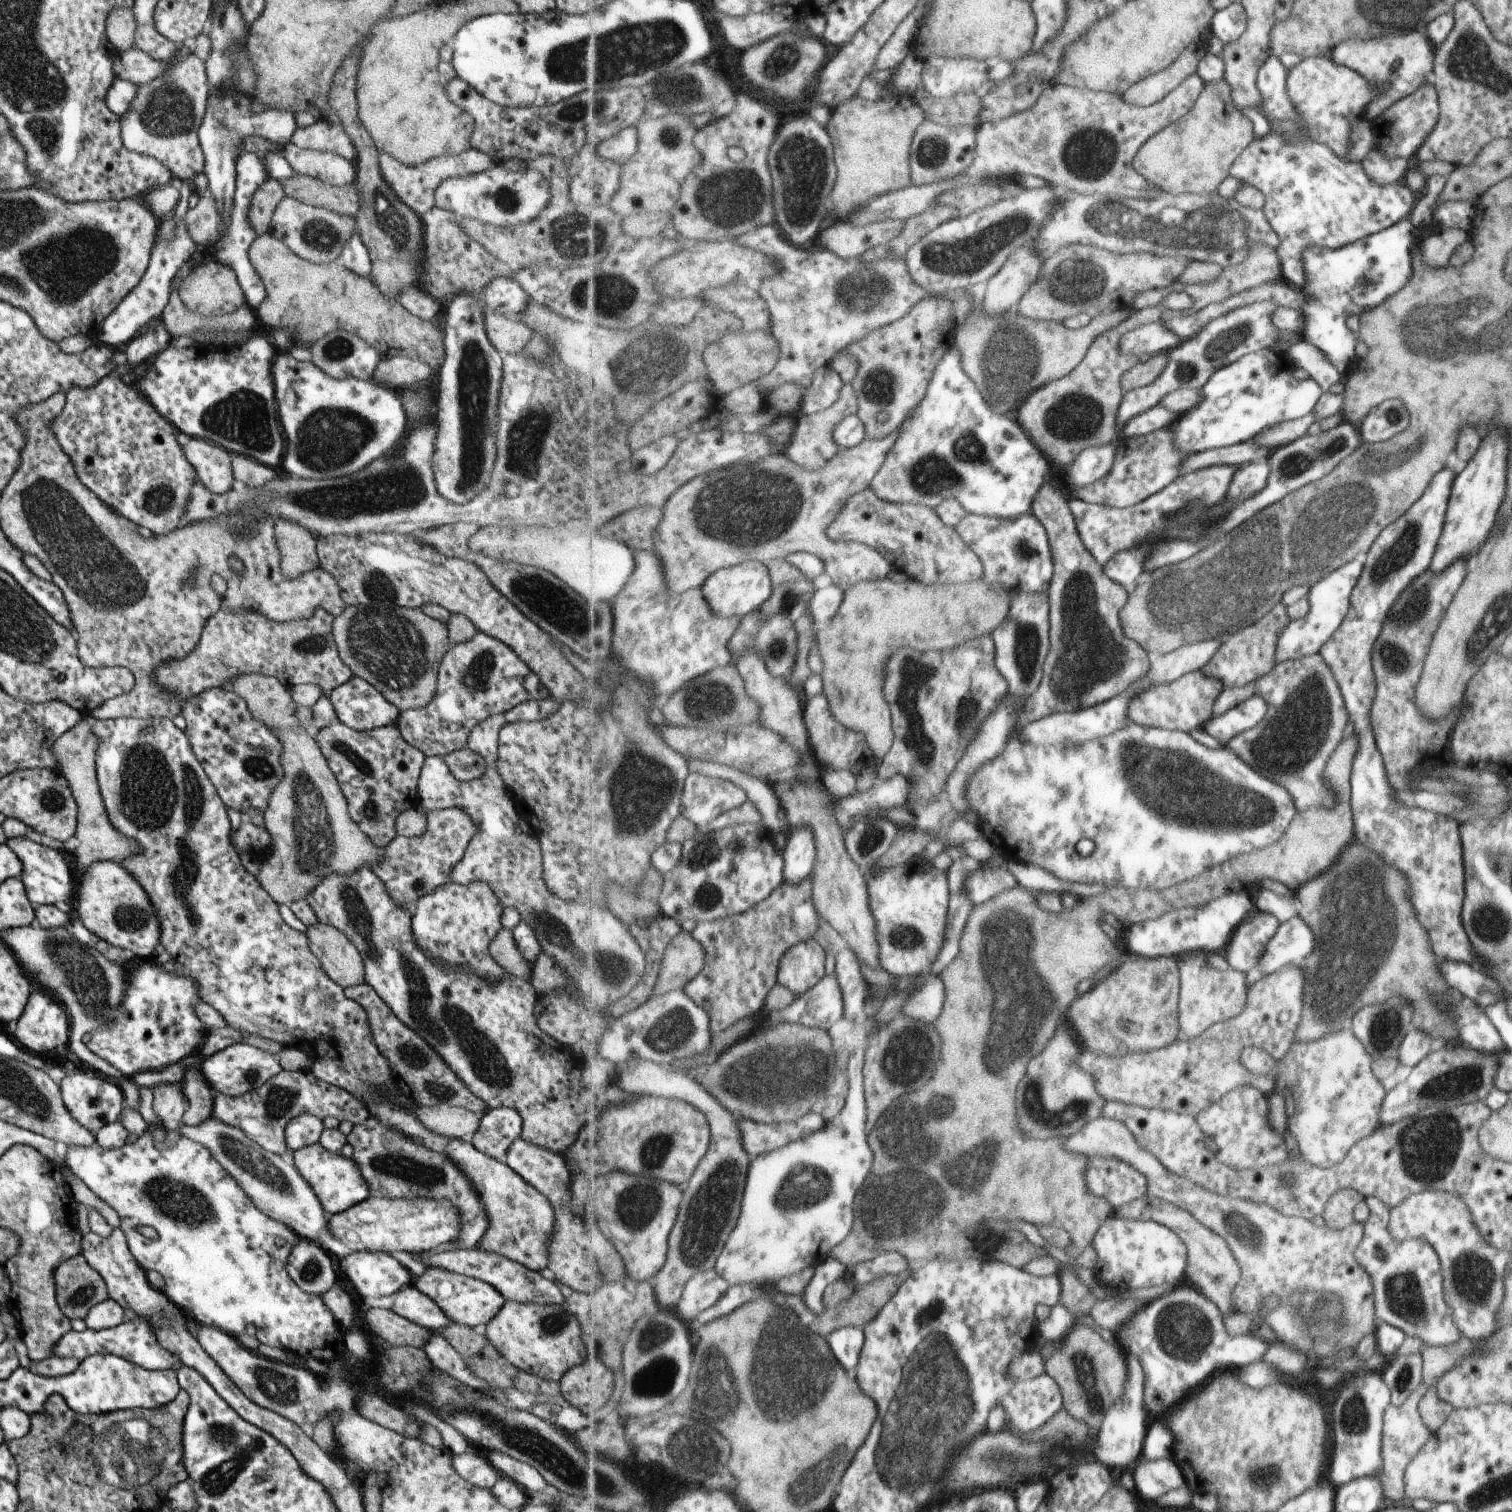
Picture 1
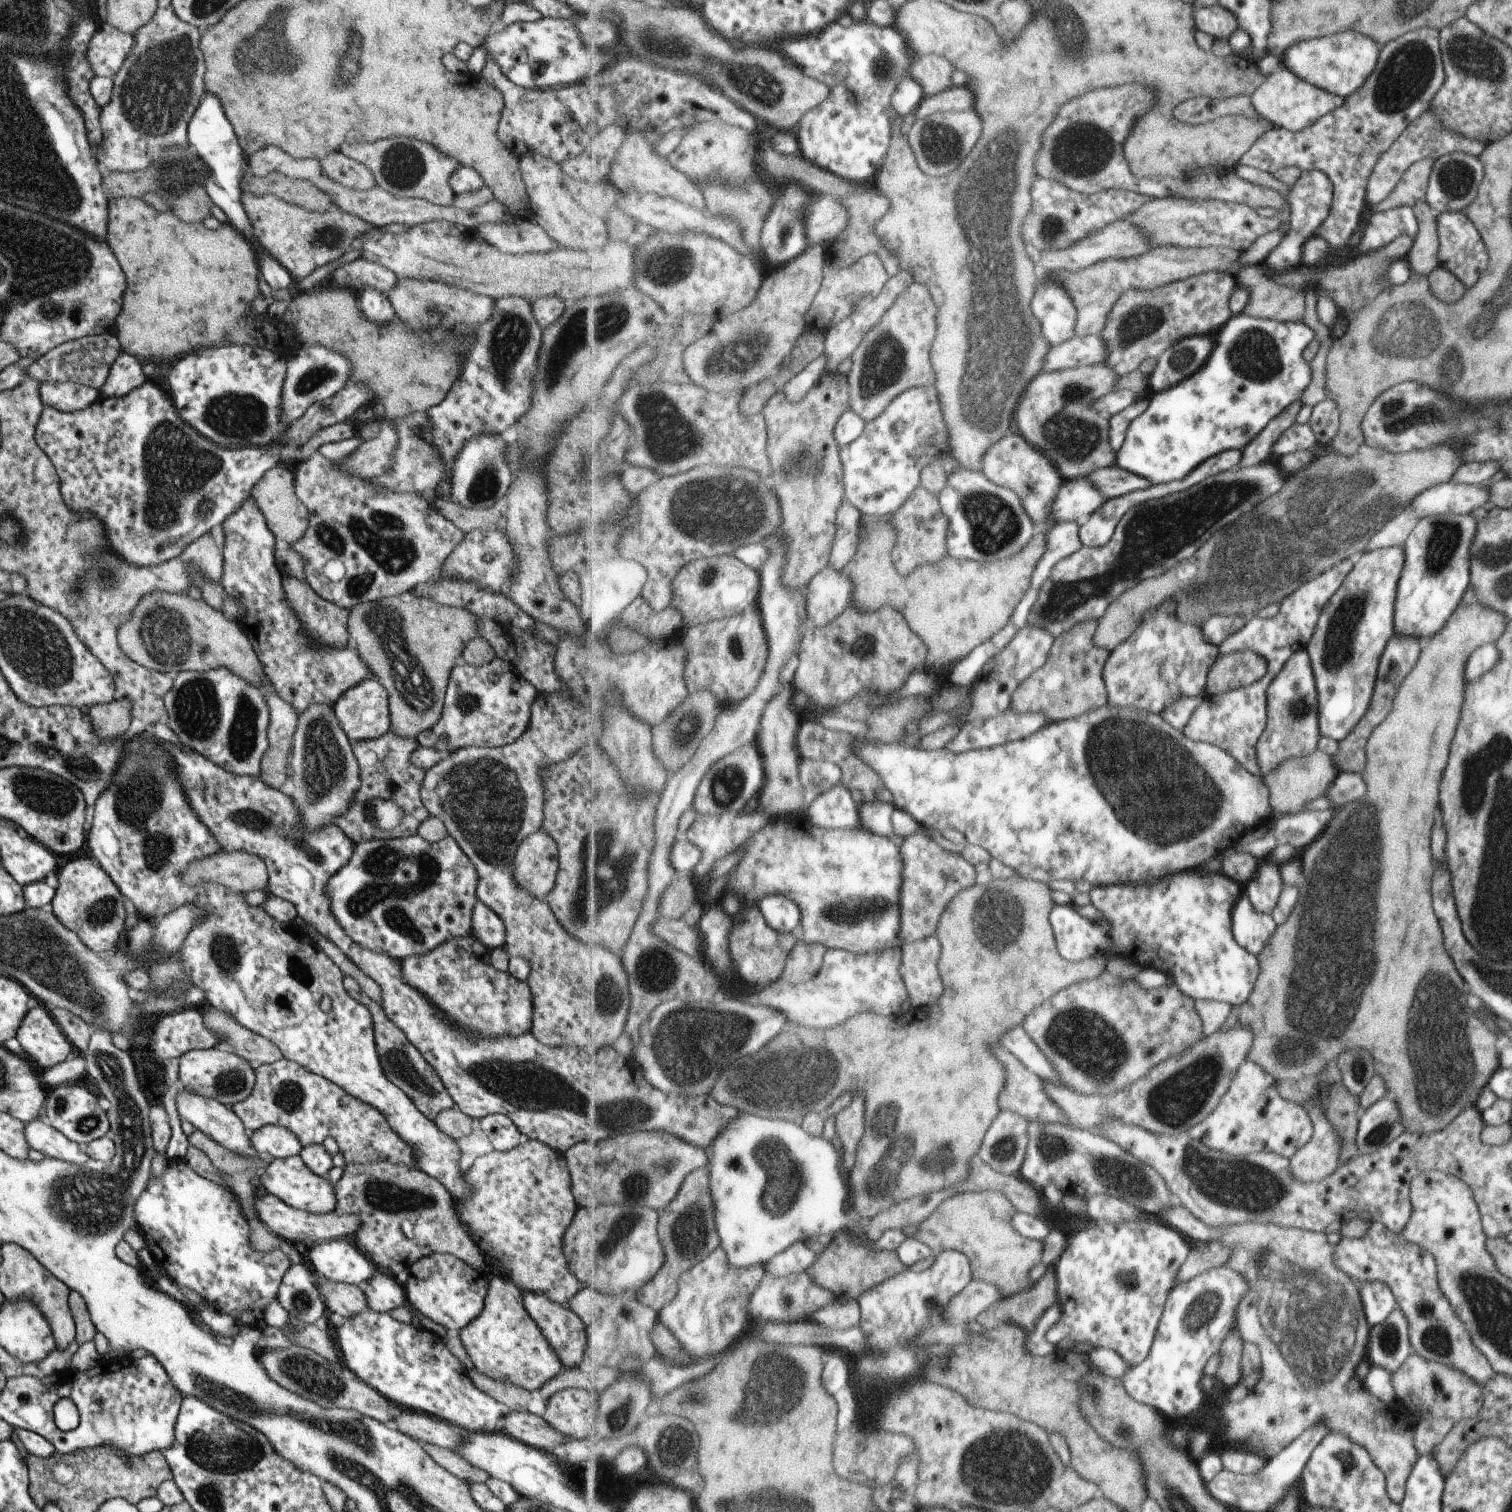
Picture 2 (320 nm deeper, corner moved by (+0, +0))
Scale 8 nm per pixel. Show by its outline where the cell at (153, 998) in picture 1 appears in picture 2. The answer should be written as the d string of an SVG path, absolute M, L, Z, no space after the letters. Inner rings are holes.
M74 1052L70 1058L38 1072L38 1080L45 1090L49 1090L63 1084L75 1084L83 1070L83 1053Z

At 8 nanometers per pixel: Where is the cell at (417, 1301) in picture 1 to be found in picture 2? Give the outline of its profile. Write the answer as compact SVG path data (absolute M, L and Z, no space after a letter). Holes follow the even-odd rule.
M375 1272L369 1280L357 1285L363 1293L366 1306L380 1313L388 1313L392 1308L407 1306L403 1286L385 1272Z

